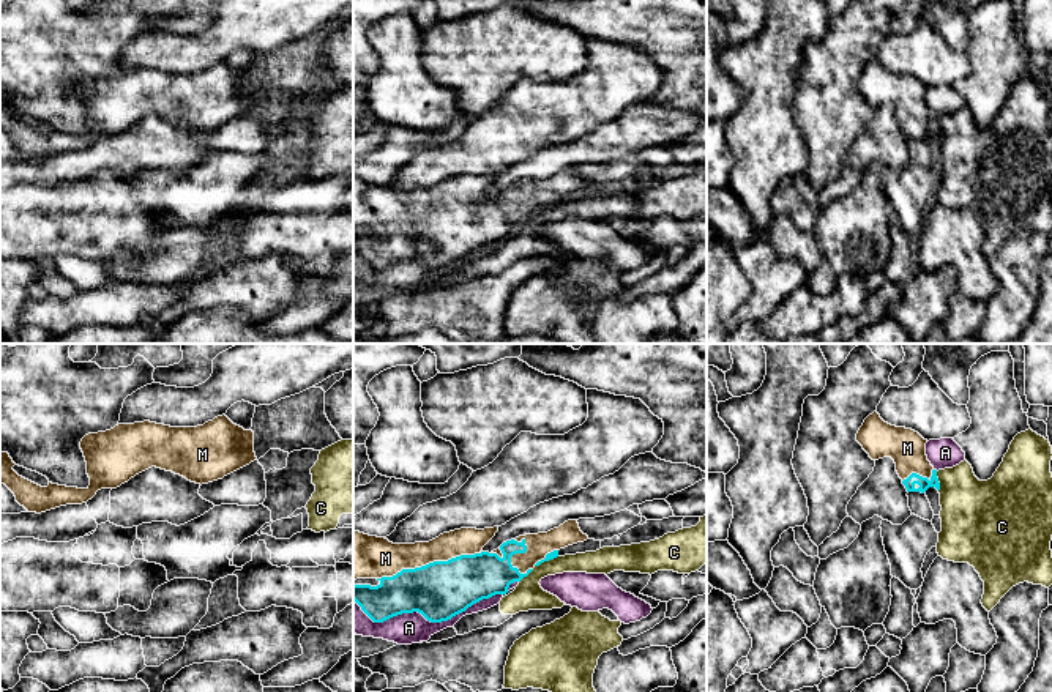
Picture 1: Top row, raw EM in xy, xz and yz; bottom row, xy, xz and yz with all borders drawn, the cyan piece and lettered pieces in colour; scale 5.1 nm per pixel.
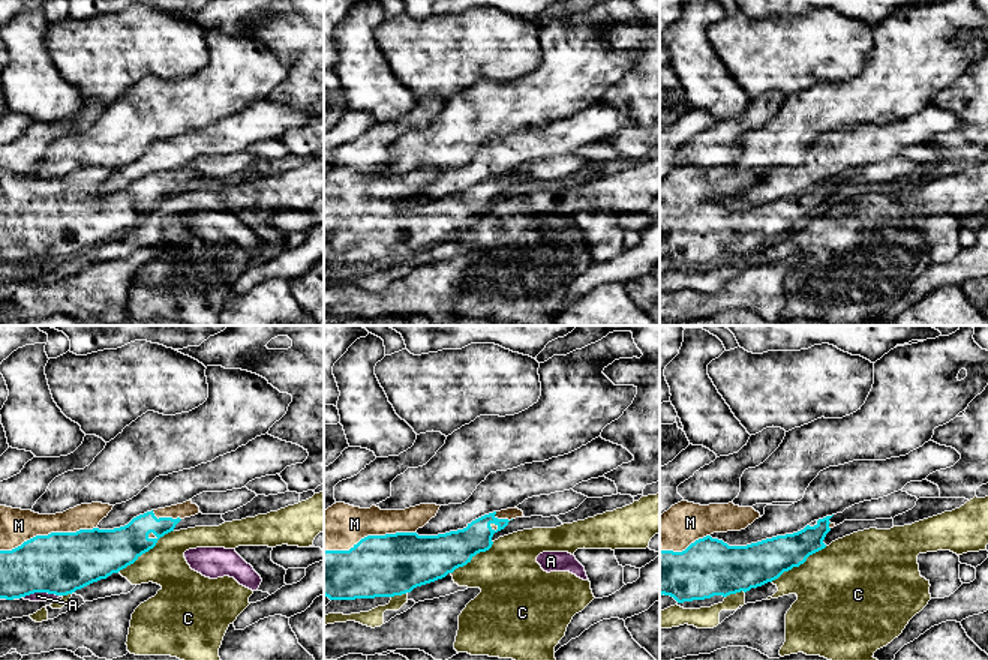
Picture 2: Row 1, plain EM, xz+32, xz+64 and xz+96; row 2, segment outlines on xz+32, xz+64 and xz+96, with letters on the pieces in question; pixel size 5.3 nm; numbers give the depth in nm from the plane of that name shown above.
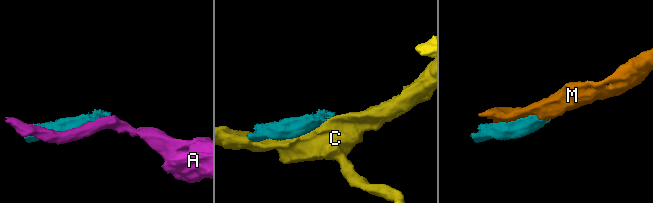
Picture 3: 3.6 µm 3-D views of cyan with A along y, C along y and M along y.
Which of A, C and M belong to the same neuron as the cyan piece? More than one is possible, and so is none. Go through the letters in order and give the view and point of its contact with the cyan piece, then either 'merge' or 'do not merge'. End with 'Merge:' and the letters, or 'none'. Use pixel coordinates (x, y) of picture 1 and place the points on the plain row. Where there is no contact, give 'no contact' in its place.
A: xz (428, 267) | do not merge
C: yz (937, 128) | do not merge
M: xz (429, 210) | merge
Merge: M

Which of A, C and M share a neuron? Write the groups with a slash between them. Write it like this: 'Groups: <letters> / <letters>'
Groups: A / C / M

